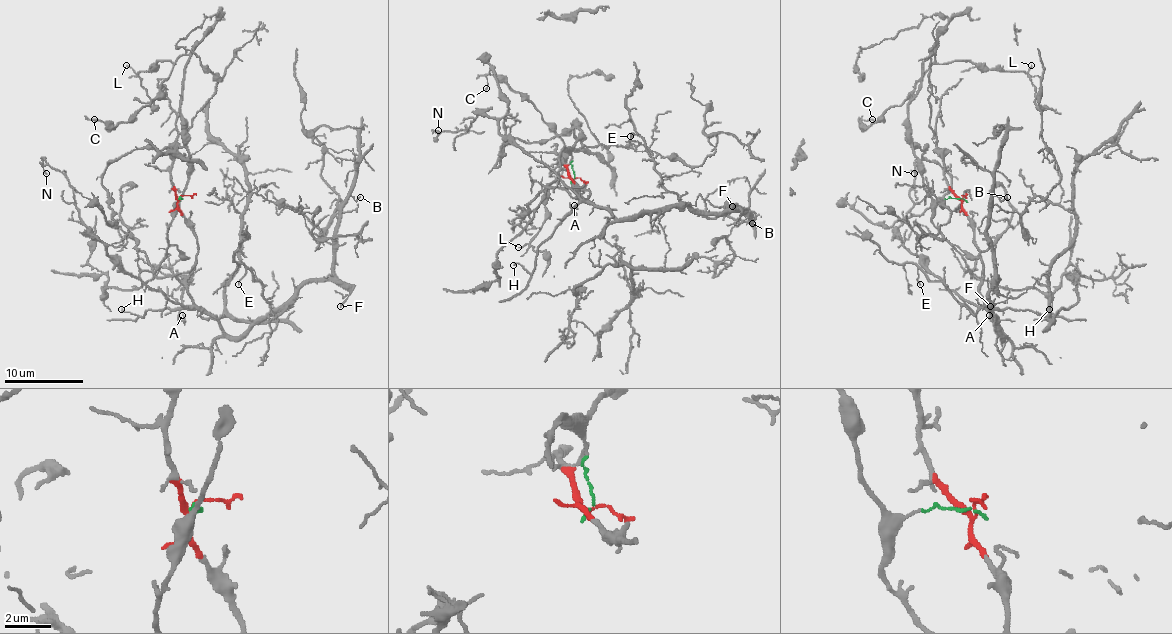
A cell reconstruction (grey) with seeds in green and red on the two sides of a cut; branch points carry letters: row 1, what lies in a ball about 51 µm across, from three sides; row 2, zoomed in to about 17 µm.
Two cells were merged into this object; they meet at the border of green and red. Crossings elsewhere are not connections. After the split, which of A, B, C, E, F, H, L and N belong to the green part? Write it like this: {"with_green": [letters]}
{"with_green": ["C", "L"]}

